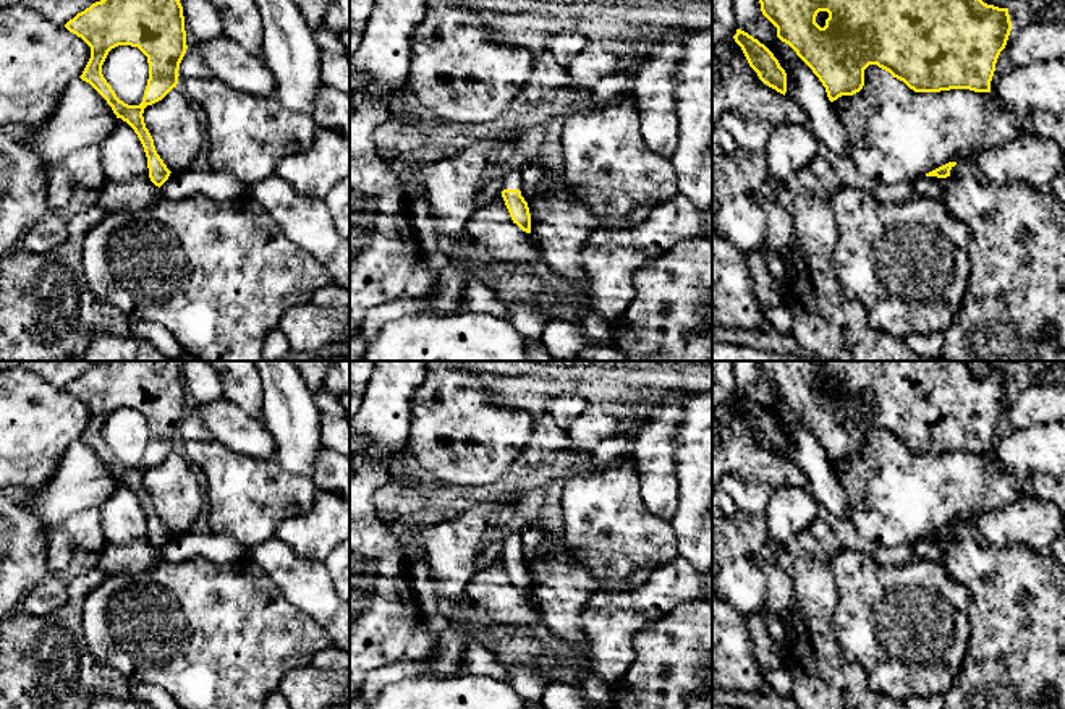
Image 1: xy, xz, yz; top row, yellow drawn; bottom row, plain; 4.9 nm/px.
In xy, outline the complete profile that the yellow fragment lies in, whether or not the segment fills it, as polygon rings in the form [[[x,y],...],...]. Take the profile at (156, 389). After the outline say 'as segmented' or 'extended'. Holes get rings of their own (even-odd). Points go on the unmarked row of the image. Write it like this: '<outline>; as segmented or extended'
[[[102,361],[78,376],[65,390],[91,410],[91,421],[79,440],[107,463],[117,481],[134,492],[147,520],[149,541],[160,550],[172,534],[157,516],[142,476],[178,447],[180,426],[188,411],[180,363]],[[118,408],[138,410],[147,419],[149,442],[139,468],[120,463],[102,437],[108,414]]]; as segmented

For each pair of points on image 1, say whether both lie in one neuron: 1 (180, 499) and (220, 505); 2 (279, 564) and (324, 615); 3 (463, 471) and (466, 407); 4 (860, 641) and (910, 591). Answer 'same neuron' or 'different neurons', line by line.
1: different neurons
2: same neuron
3: same neuron
4: same neuron

